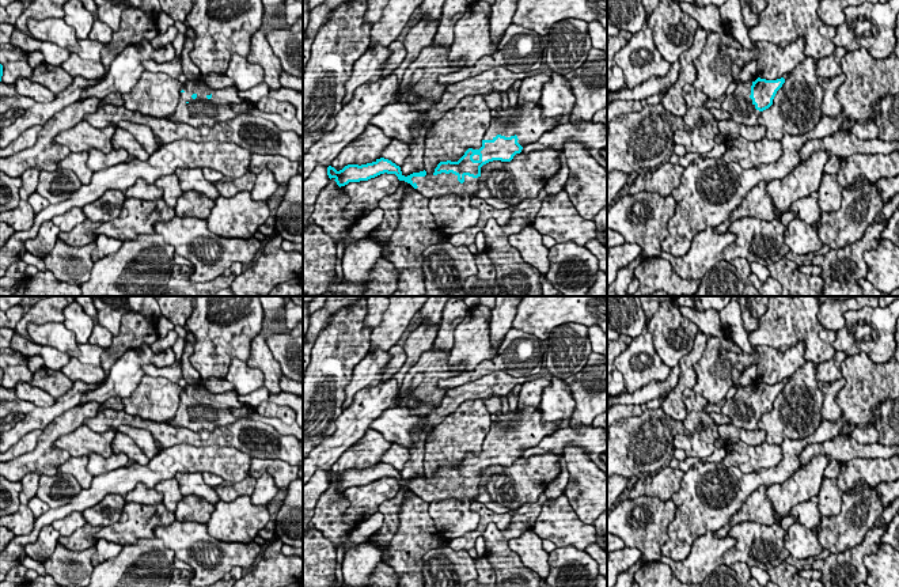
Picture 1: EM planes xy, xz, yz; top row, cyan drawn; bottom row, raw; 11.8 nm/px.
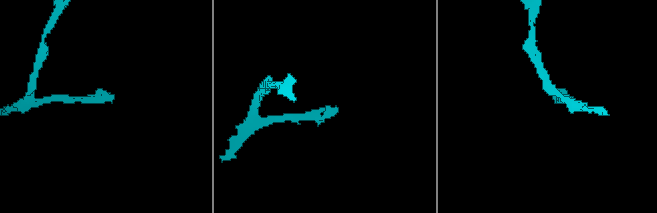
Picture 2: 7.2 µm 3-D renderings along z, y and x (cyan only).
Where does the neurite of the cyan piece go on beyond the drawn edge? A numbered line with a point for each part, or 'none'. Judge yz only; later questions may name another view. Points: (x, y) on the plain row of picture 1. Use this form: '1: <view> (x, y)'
1: yz (739, 409)

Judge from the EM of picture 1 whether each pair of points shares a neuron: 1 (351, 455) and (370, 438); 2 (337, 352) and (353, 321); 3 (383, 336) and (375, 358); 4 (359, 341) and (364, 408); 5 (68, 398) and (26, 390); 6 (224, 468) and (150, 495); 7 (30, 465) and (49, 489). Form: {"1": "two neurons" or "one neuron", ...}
{"1": "one neuron", "2": "one neuron", "3": "two neurons", "4": "two neurons", "5": "two neurons", "6": "two neurons", "7": "two neurons"}

